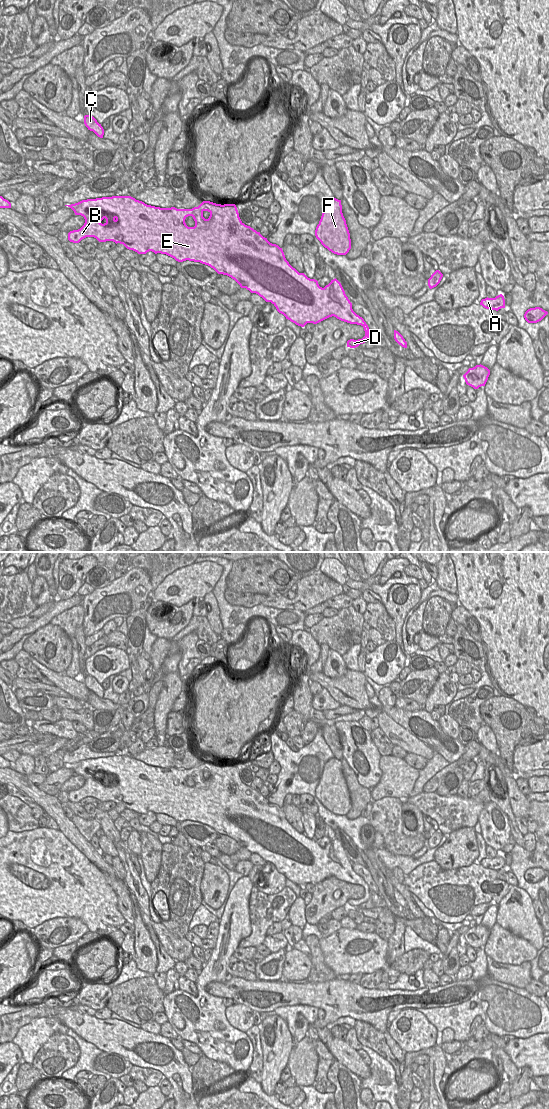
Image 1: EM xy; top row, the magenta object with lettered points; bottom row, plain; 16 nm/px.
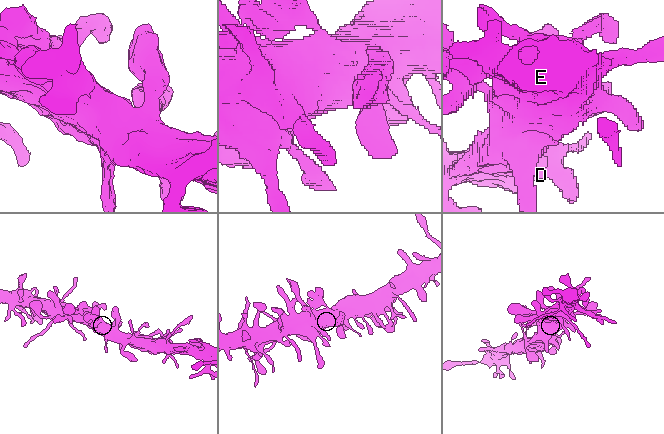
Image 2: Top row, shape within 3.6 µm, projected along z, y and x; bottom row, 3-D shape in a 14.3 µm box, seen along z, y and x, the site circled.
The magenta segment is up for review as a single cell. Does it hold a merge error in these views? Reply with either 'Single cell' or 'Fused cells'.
Single cell.

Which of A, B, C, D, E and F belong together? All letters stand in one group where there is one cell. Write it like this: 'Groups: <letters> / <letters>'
Groups: A B C D E F.

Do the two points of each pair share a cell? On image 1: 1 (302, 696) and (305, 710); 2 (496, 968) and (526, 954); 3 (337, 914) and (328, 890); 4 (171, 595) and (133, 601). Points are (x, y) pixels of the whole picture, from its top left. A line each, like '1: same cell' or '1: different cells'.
1: same cell
2: different cells
3: different cells
4: different cells

